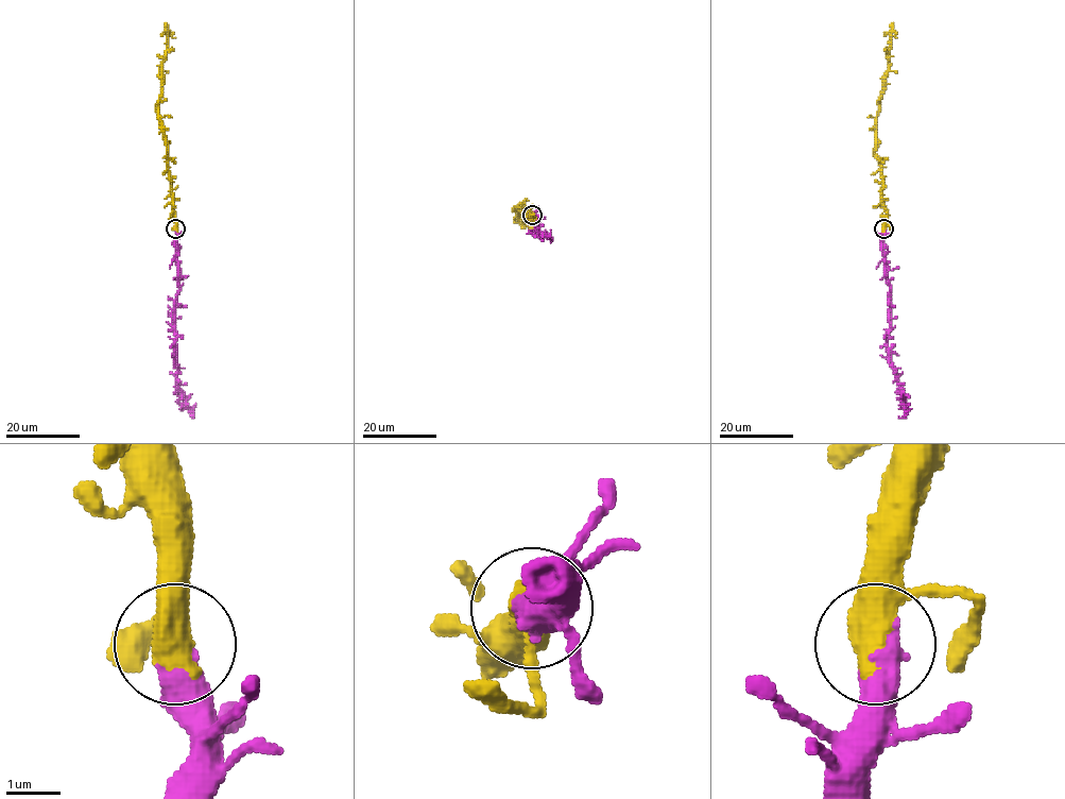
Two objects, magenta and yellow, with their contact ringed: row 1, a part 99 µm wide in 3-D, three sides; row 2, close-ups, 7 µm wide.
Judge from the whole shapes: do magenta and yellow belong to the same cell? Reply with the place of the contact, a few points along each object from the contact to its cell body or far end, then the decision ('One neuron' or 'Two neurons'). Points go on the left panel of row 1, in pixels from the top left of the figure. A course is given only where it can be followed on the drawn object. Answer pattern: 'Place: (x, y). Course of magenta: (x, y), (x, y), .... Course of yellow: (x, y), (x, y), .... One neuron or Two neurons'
Place: (175, 228). Course of magenta: (175, 228), (178, 286), (174, 311), (176, 385), (183, 405), (194, 417). Course of yellow: (176, 228), (166, 138), (158, 114), (167, 45), (165, 23). One neuron

